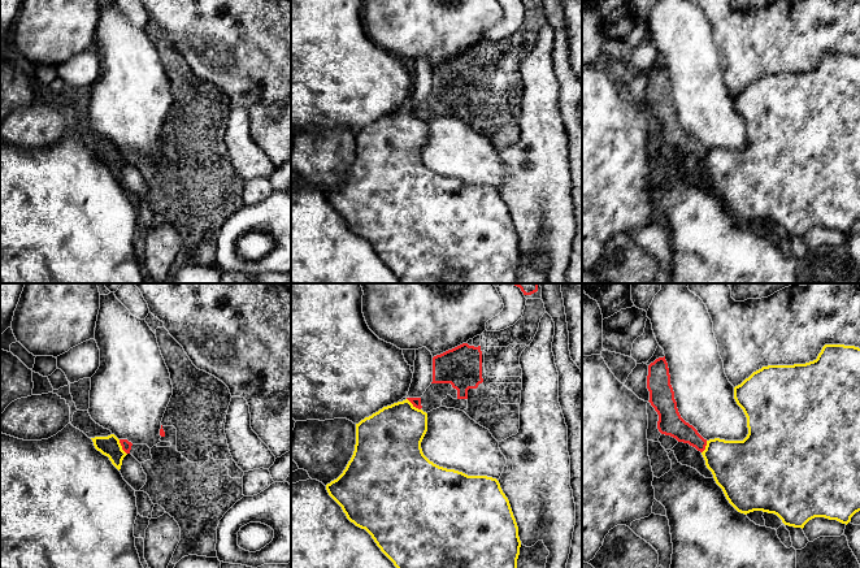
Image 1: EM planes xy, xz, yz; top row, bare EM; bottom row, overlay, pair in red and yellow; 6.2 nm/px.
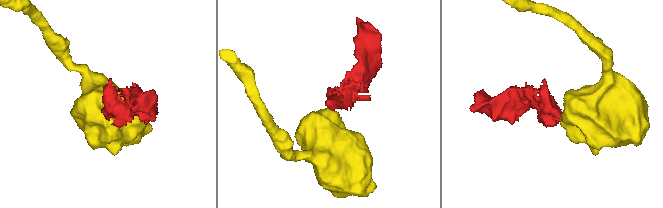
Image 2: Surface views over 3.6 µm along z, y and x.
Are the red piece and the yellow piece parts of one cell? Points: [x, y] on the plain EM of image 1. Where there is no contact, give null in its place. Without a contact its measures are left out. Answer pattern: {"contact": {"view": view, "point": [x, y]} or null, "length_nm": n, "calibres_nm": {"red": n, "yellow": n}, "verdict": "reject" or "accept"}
{"contact": {"view": "xz", "point": [413, 113]}, "length_nm": 120, "calibres_nm": {"red": 60, "yellow": 380}, "verdict": "reject"}

